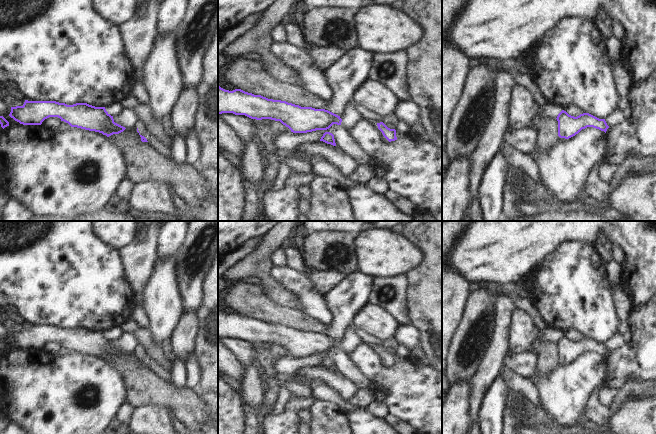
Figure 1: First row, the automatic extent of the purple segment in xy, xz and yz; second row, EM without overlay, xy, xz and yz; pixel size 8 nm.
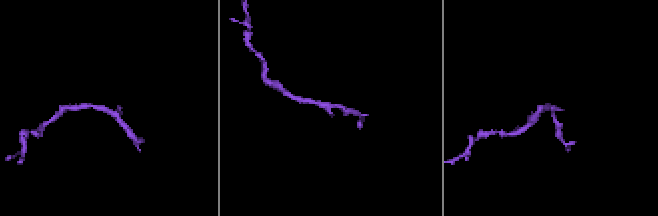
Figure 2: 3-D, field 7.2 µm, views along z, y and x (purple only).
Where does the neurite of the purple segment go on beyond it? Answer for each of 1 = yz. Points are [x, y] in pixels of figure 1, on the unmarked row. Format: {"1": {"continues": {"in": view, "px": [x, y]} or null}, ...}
{"1": {"continues": null}}

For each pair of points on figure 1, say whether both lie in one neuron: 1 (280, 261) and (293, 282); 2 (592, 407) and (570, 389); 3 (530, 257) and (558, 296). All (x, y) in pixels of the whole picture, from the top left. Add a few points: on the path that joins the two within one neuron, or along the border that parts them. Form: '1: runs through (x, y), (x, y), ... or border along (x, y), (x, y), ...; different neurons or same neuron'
1: border along (286, 265), (274, 267); different neurons
2: border along (598, 387), (589, 396), (582, 416); different neurons
3: border along (536, 264), (526, 274); different neurons

